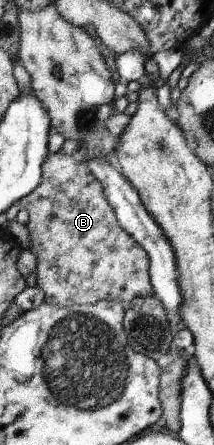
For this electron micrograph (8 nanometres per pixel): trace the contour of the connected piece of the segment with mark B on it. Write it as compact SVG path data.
M50 154L44 163L42 183L20 200L29 213L30 251L36 256L36 286L45 293L44 302L68 306L72 303L93 304L100 300L120 301L128 306L136 297L154 294L146 250L118 223L114 210L104 195L102 183L90 167L76 155Z

